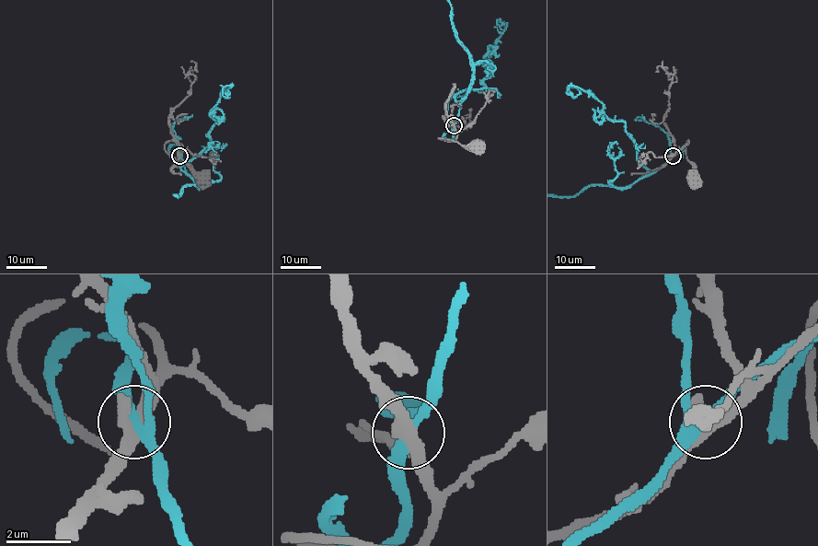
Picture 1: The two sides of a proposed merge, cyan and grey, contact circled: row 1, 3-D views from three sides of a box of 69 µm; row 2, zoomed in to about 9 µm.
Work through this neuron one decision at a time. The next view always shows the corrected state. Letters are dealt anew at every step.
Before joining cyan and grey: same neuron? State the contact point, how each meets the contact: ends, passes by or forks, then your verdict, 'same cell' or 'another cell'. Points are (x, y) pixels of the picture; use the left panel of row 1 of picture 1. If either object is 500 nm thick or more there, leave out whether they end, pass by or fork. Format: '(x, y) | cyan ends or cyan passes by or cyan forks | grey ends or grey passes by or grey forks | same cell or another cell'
(179, 156) | cyan forks | grey passes by | another cell

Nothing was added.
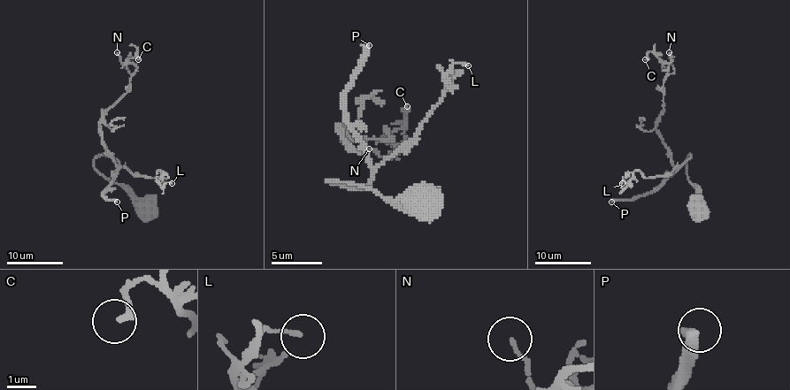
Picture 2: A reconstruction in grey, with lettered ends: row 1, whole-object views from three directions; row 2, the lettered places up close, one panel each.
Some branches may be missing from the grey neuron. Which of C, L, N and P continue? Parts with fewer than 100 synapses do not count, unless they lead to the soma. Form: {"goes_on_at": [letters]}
{"goes_on_at": ["P"]}

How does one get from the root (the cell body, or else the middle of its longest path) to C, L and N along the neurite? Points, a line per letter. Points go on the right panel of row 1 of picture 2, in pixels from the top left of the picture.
C: (697, 210), (697, 192), (687, 177), (690, 156), (678, 168), (656, 128), (669, 65), (650, 51), (645, 59)
L: (697, 210), (697, 192), (687, 177), (690, 156), (669, 173), (646, 178), (635, 171), (624, 187), (622, 183)
N: (697, 210), (697, 192), (687, 177), (690, 156), (678, 168), (656, 128), (663, 80), (674, 71), (669, 52)

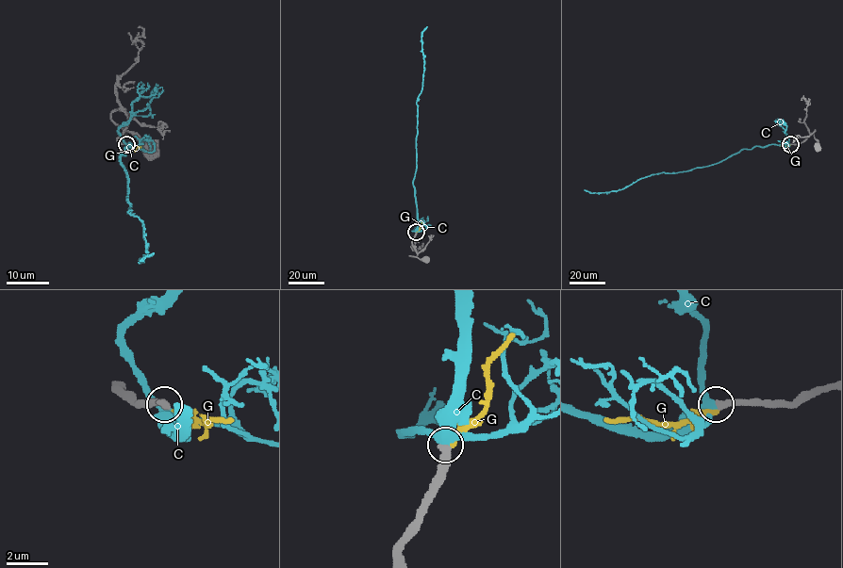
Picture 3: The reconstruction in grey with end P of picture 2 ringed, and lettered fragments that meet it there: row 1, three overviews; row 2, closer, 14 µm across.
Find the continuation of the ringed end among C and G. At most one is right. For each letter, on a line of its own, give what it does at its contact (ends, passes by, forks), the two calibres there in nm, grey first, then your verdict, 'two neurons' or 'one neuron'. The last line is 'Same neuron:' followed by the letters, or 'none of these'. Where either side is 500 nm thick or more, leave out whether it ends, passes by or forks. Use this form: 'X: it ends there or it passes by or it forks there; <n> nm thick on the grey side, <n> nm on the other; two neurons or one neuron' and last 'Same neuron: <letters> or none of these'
C: it forks there; 360 nm thick on the grey side, 320 nm on the other; one neuron
G: it ends there; 360 nm thick on the grey side, 220 nm on the other; two neurons
Same neuron: C

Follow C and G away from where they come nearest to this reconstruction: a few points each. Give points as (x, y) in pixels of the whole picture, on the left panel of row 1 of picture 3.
C: (127, 144), (121, 163), (129, 213), (143, 224), (142, 260), (154, 252)
G: (127, 145), (140, 146)

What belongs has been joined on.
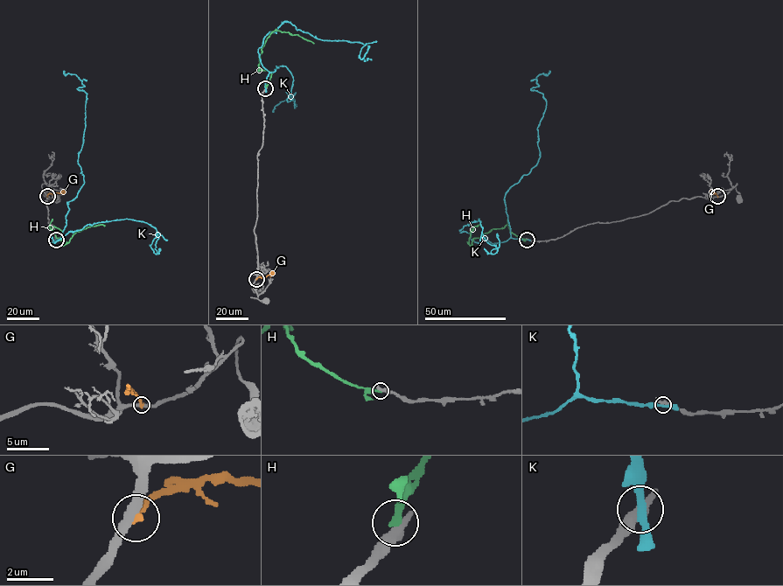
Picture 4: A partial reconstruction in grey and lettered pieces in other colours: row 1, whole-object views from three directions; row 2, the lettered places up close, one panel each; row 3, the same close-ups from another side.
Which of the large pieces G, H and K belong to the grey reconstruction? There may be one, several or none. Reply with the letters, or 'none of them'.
none of them

